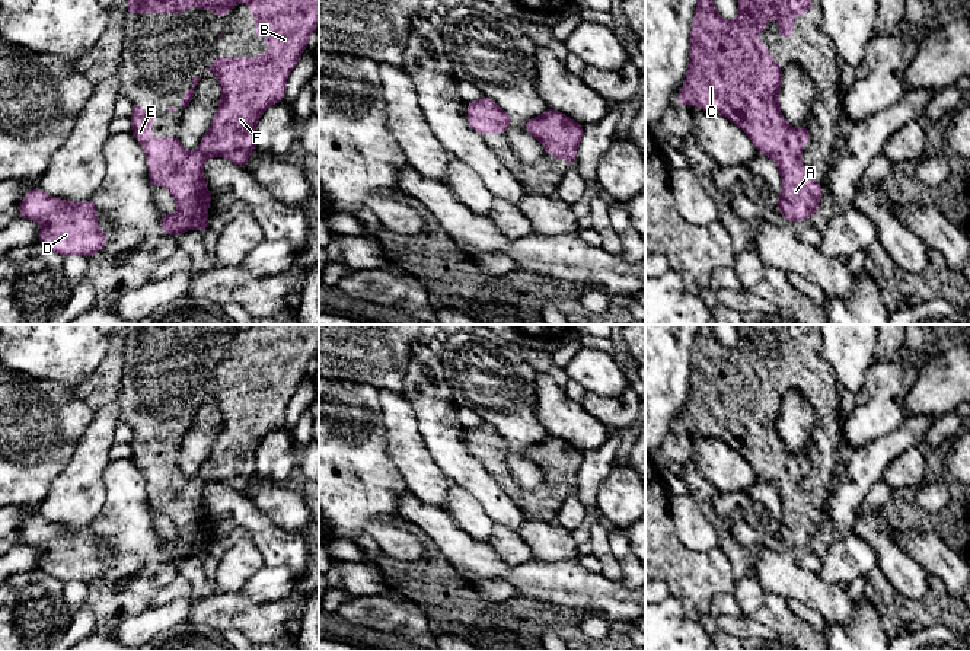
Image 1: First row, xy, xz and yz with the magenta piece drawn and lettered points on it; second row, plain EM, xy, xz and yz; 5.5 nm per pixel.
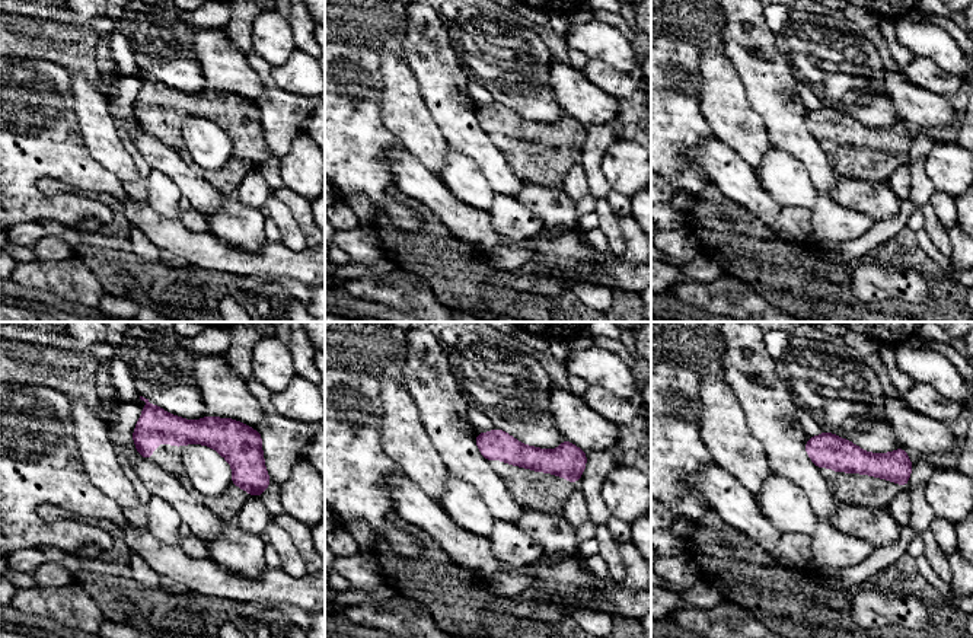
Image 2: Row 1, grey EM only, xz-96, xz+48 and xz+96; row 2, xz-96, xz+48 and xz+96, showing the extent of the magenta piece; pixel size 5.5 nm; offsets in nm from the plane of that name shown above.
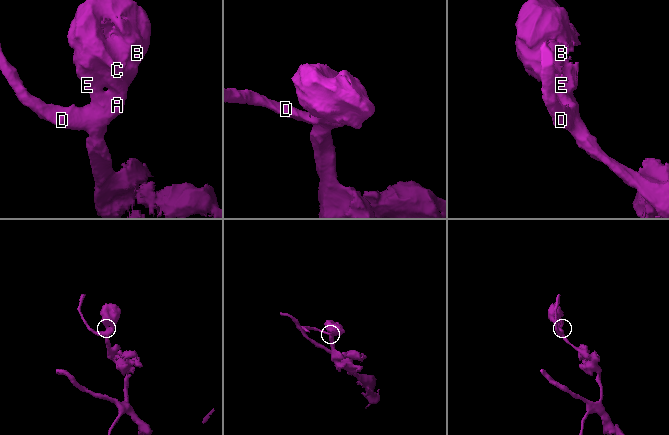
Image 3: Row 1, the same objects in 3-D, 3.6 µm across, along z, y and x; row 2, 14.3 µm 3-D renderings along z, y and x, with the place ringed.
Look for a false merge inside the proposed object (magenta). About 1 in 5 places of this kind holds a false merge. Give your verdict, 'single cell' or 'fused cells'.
single cell

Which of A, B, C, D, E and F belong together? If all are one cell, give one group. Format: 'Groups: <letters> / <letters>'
Groups: A B C D E F

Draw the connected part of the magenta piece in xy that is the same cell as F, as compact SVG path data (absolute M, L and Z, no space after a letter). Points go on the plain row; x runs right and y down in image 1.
M127 325L127 339L181 339L186 334L207 334L211 339L218 339L226 345L229 335L236 334L239 328L249 329L249 338L255 341L255 361L267 364L268 379L255 382L253 384L229 384L223 386L214 382L213 392L205 398L213 398L221 412L221 427L213 444L210 456L204 460L201 470L194 478L186 478L176 462L166 466L156 466L150 462L153 451L151 440L146 438L137 428L133 428L133 456L131 460L141 469L147 481L147 494L151 508L151 516L163 511L175 524L178 540L175 543L162 539L162 556L165 561L179 562L181 559L208 553L208 530L213 520L205 516L205 502L202 501L204 488L213 482L221 482L230 488L245 494L248 484L256 475L256 450L264 437L274 430L283 428L285 421L285 408L290 398L294 395L303 377L307 374L309 363L316 355L319 348L319 325Z

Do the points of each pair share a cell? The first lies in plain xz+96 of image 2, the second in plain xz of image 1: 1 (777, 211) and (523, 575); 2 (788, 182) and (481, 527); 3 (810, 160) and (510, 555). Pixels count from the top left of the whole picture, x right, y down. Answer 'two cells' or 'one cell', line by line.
1: one cell
2: one cell
3: two cells

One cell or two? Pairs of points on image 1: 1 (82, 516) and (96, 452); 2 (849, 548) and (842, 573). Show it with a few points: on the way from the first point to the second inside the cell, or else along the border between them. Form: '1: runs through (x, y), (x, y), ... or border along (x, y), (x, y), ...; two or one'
1: runs through (82, 500), (92, 488), (92, 468); one
2: runs through (849, 554), (842, 567); one

